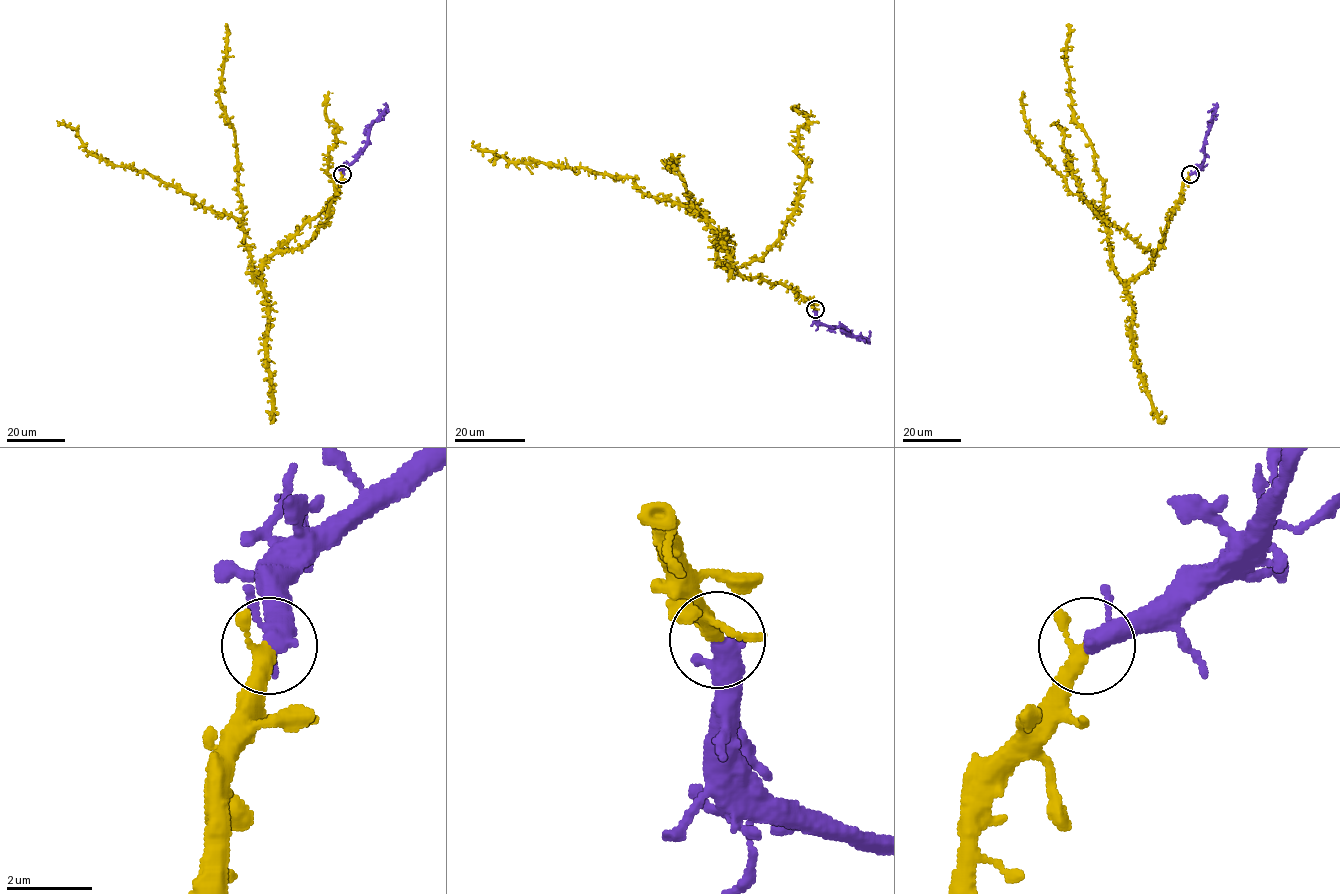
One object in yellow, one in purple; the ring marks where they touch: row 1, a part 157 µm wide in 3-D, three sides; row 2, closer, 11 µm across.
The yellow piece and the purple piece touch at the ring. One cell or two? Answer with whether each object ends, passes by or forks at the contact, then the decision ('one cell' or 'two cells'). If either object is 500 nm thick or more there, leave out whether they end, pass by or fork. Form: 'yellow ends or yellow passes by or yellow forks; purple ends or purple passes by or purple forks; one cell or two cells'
yellow passes by; purple passes by; one cell

